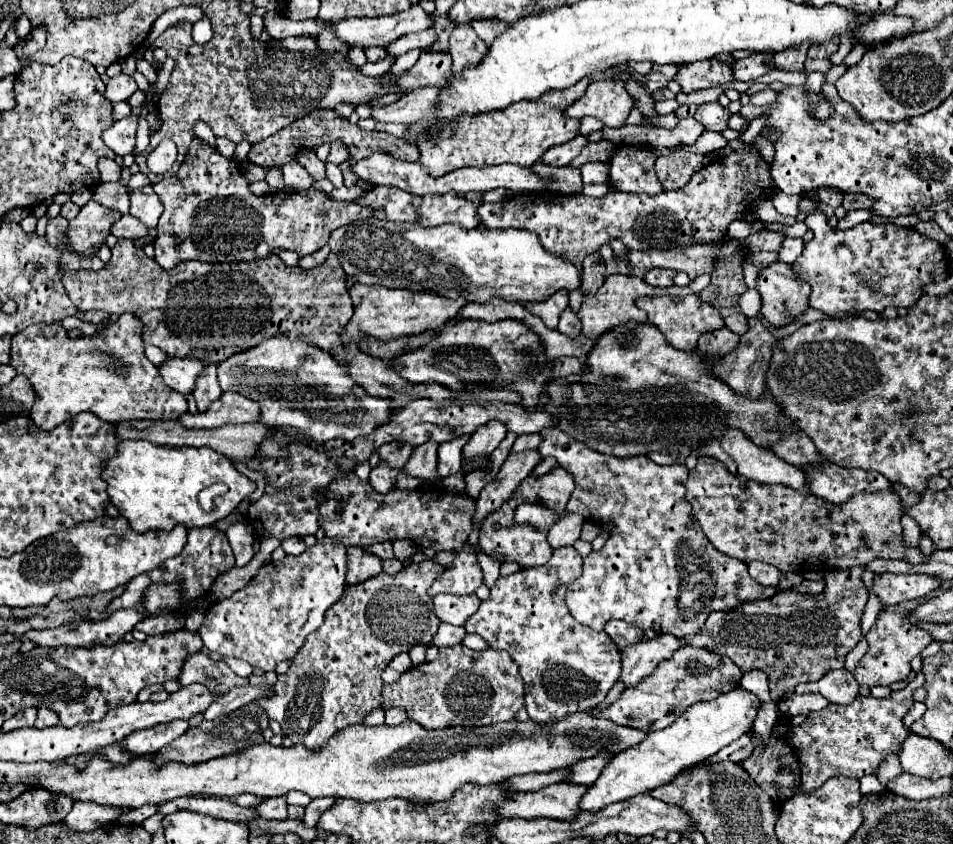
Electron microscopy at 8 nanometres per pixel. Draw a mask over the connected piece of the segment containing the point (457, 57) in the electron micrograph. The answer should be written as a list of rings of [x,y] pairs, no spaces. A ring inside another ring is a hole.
[[[470,24],[456,26],[450,36],[450,56],[452,56],[452,72],[462,74],[462,70],[470,64],[476,64],[484,58],[488,46],[484,40],[476,36]]]

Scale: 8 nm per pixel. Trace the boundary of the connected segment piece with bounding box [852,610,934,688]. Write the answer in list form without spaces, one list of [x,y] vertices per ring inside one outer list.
[[[880,610],[874,626],[866,634],[866,640],[868,640],[868,652],[858,662],[858,666],[852,674],[856,676],[860,686],[872,688],[872,686],[888,686],[892,682],[908,678],[910,660],[914,656],[918,656],[934,638],[926,630],[912,626],[908,622],[908,618],[904,618],[902,614],[892,612],[892,610]]]

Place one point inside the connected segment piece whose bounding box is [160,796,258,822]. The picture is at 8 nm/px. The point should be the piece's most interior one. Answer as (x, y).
(218, 807)

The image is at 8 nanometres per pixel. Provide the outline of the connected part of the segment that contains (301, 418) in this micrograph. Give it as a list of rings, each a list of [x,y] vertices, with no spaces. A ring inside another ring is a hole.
[[[274,336],[252,350],[234,354],[218,366],[218,380],[224,392],[234,390],[260,402],[272,400],[264,402],[260,416],[260,422],[272,428],[272,438],[264,440],[260,446],[260,452],[270,458],[286,454],[286,444],[290,440],[284,436],[284,430],[290,426],[302,430],[314,444],[322,444],[332,438],[354,440],[362,434],[366,436],[392,416],[386,398],[368,396],[364,388],[352,382],[346,366],[340,366],[324,350],[308,346],[302,338]]]

